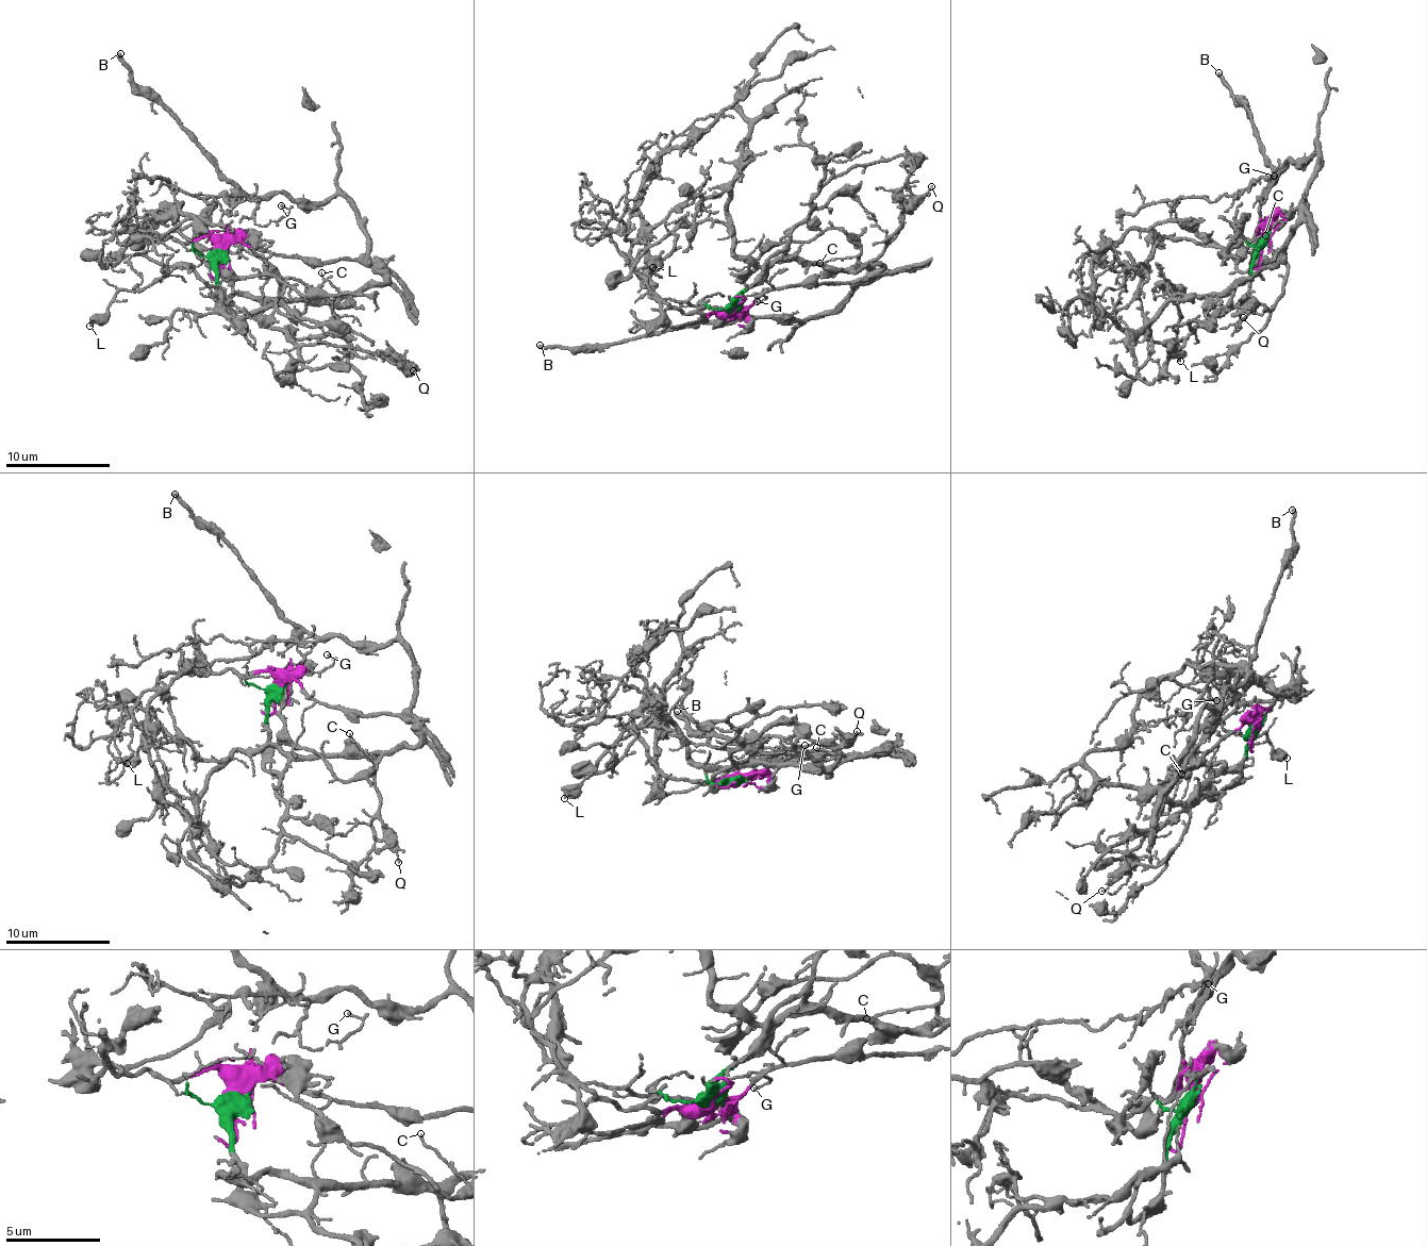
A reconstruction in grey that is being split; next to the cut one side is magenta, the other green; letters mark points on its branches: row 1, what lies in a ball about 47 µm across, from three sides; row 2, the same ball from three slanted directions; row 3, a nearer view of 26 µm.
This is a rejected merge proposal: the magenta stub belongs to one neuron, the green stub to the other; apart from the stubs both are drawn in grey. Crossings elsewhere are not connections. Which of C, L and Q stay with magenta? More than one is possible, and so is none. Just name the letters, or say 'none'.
none

